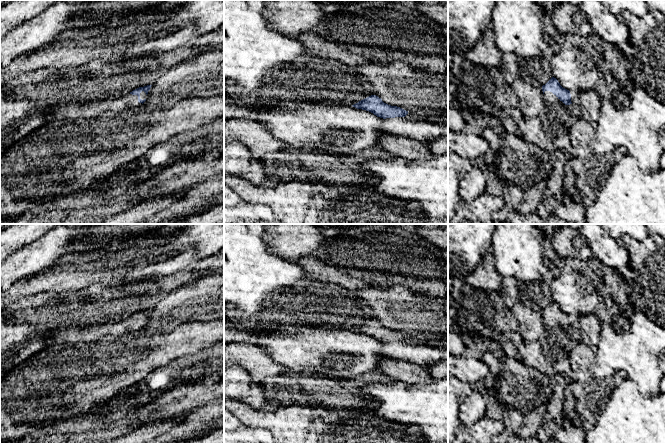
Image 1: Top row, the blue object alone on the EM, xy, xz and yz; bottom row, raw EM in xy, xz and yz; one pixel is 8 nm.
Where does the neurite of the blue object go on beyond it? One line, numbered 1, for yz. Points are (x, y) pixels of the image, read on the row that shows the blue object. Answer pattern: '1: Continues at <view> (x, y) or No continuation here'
1: Continues at yz (574, 93)

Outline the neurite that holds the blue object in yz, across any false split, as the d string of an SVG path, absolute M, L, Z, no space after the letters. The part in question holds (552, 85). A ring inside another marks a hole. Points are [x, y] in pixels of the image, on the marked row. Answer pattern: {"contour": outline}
{"contour": "M552 77L545 85L542 86L543 94L545 91L552 92L565 105L570 105L579 99L580 92L577 90L567 90L563 88L558 80Z"}

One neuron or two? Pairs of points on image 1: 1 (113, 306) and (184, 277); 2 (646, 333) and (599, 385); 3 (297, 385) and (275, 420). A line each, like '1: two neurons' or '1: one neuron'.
1: one neuron
2: two neurons
3: two neurons

